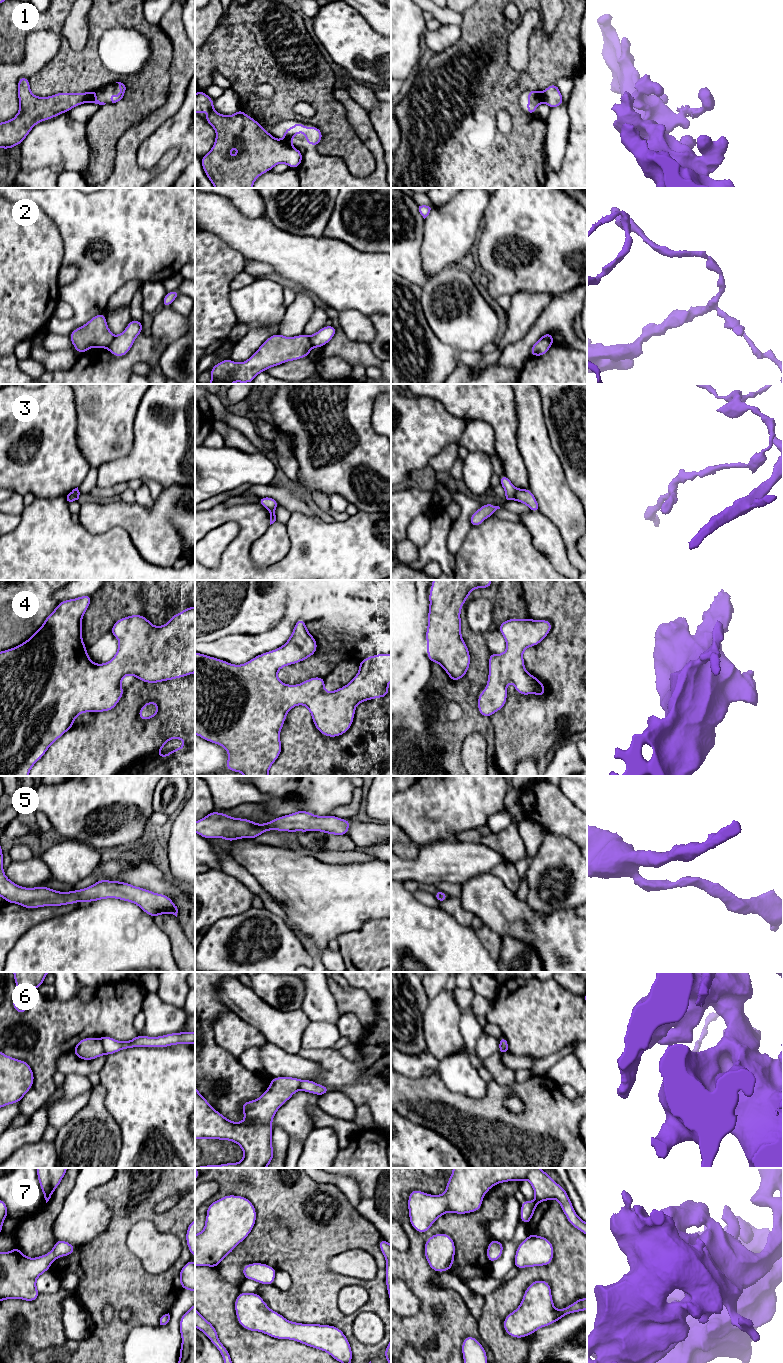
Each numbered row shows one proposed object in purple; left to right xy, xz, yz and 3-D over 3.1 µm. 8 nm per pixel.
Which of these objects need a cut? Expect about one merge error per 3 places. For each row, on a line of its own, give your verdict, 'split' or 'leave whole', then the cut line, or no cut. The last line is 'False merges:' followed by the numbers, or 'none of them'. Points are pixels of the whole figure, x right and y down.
1: split; cut in xy along (92, 91), (88, 101)
2: split; cut in xy along (115, 336), (106, 347)
3: split; cut in xy along (77, 489), (69, 496), (69, 502)
4: leave whole; no cut
5: leave whole; no cut
6: split; cut in xy along (100, 1038), (105, 1053)
7: leave whole; no cut
False merges: 1, 2, 3, 6

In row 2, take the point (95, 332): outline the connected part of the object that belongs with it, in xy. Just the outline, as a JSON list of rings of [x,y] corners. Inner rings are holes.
[[[104,313],[94,316],[86,324],[76,328],[69,334],[74,348],[81,354],[89,351],[91,346],[94,348],[107,348],[114,337],[107,326]]]

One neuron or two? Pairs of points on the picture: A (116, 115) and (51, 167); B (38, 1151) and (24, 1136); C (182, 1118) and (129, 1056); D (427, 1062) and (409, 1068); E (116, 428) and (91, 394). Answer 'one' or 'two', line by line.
A: two
B: two
C: one
D: one
E: one

